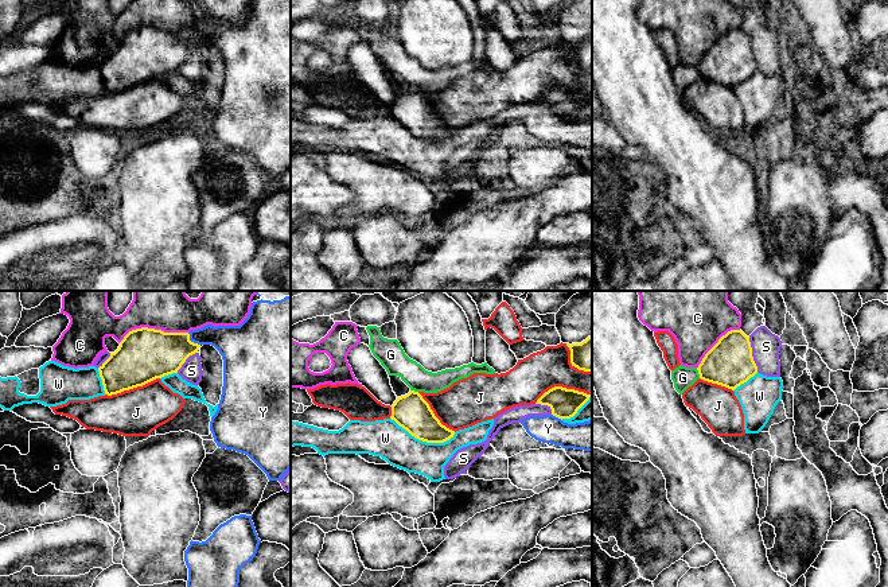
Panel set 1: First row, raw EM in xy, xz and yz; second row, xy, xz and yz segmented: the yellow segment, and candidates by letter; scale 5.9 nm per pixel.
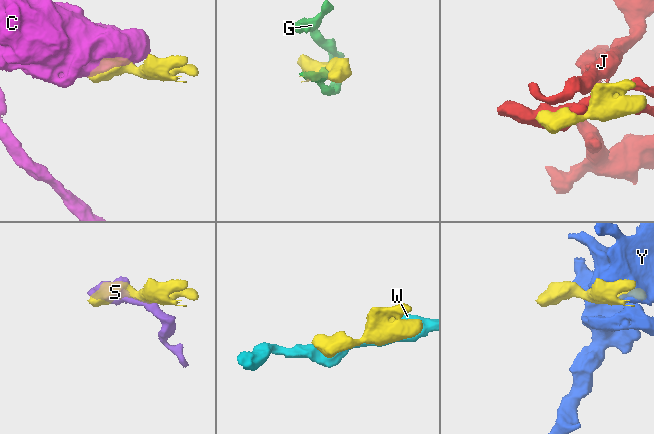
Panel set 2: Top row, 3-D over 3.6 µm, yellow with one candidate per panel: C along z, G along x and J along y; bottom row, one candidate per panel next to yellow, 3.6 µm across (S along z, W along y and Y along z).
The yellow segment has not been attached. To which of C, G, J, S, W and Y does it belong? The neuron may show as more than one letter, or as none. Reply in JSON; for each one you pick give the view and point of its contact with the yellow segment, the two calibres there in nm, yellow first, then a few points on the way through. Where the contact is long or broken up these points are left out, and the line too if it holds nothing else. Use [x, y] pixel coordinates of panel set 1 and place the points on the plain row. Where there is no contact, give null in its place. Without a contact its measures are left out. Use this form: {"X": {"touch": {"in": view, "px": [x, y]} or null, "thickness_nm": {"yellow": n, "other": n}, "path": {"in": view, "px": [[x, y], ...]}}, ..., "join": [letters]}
{"J": {"touch": {"in": "xz", "px": [563, 86]}, "thickness_nm": {"yellow": 180, "other": 240}}, "join": ["J"]}

